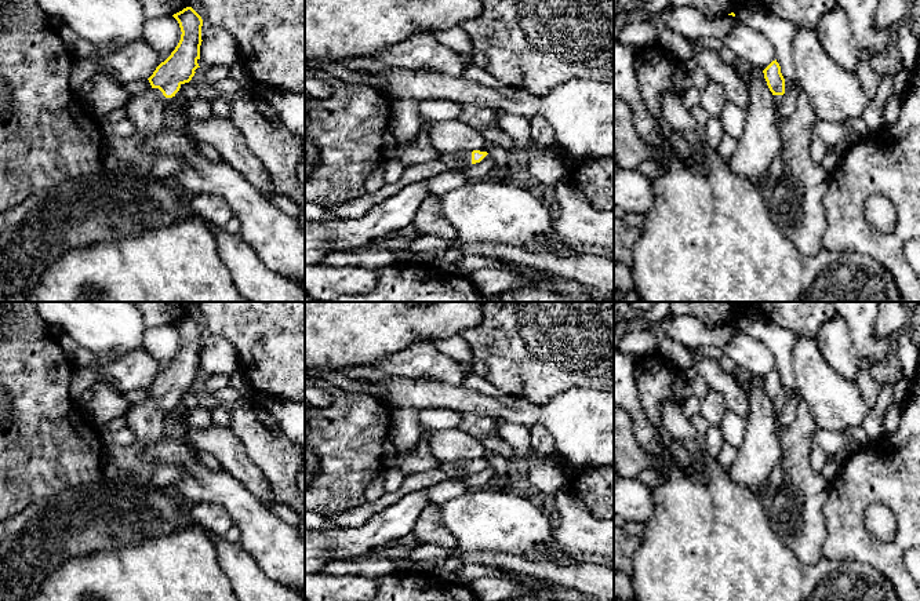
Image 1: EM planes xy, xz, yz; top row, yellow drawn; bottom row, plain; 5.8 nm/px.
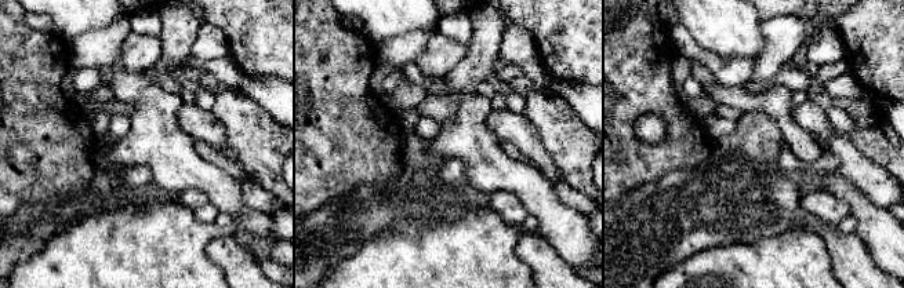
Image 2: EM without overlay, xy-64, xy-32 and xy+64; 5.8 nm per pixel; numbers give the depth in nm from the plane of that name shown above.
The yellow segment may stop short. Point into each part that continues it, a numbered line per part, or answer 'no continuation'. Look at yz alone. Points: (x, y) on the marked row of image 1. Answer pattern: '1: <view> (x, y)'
1: yz (796, 207)

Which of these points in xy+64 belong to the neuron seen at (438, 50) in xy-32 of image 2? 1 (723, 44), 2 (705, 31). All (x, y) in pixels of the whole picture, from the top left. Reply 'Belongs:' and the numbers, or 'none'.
Belongs: none

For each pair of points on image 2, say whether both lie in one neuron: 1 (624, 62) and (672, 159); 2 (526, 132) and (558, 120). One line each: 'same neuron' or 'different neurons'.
1: same neuron
2: different neurons

